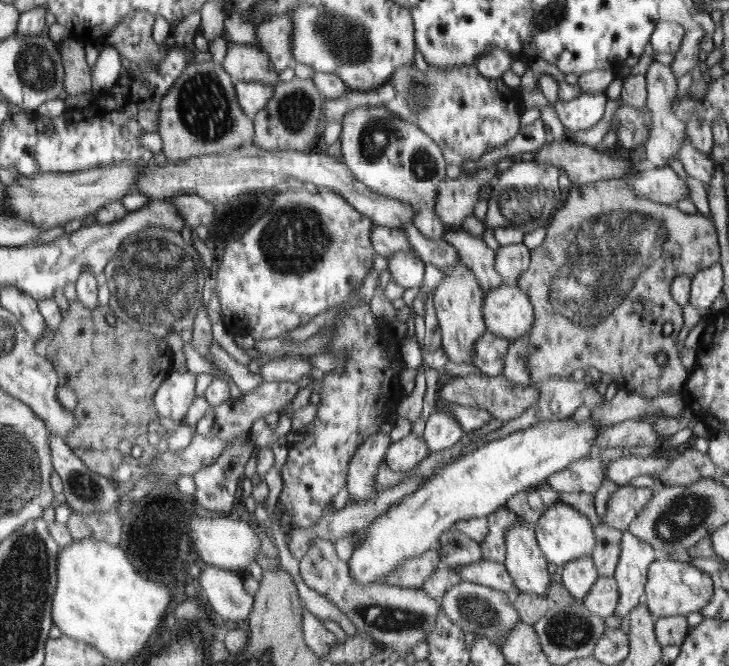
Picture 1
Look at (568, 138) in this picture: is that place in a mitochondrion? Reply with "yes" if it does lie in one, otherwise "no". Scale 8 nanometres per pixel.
no

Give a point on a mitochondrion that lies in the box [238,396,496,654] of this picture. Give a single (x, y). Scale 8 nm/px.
(386, 618)

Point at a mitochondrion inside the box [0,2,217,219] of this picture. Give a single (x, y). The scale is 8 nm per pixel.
(35, 67)

